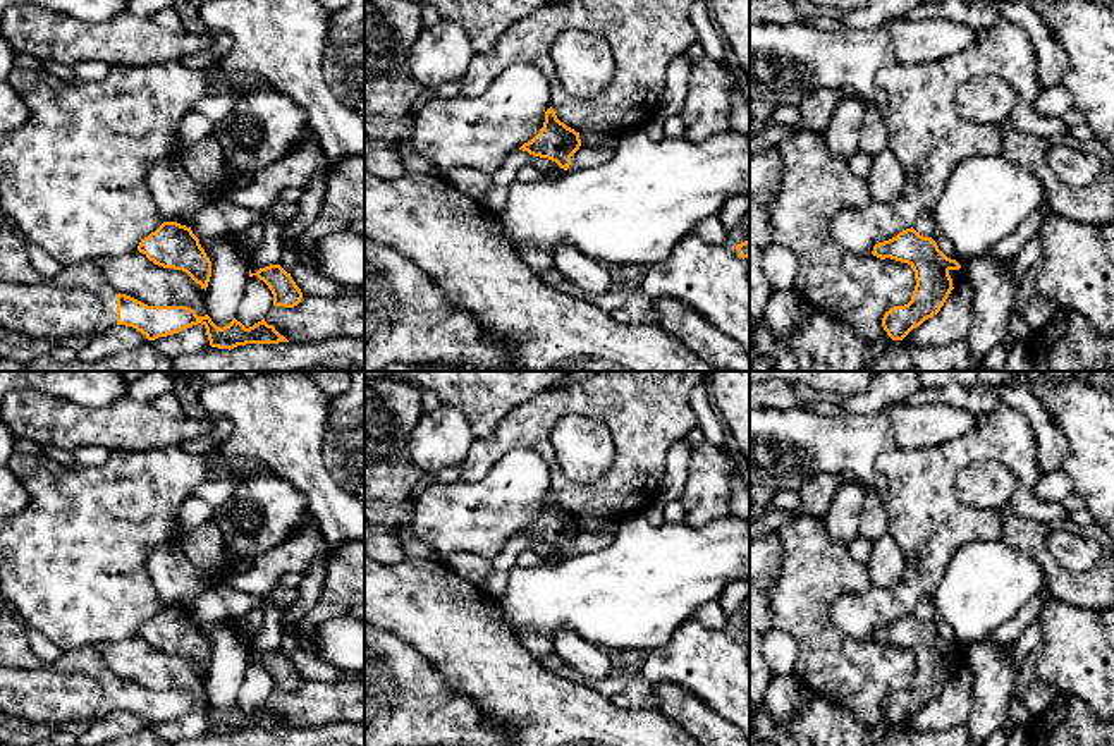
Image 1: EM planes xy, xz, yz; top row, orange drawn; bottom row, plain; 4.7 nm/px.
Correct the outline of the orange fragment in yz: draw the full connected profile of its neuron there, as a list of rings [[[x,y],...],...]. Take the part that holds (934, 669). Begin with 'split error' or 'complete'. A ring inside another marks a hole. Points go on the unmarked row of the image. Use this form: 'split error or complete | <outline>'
split error | [[[913,612],[875,629],[872,639],[908,648],[915,657],[911,686],[891,693],[882,703],[882,712],[892,725],[903,725],[913,713],[937,700],[963,663],[961,650],[947,643],[932,622],[920,621]]]

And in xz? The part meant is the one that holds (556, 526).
complete | [[[550,492],[545,497],[545,507],[540,517],[519,535],[528,536],[533,541],[548,543],[560,553],[567,555],[571,541],[579,535],[579,517],[560,507]]]

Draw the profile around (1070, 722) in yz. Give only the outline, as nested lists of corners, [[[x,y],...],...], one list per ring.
[[[1068,694],[1025,727],[1031,746],[1114,746],[1114,718],[1104,722]]]

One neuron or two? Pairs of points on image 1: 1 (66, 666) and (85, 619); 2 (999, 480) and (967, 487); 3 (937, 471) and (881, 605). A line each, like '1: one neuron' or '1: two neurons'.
1: two neurons
2: one neuron
3: one neuron

